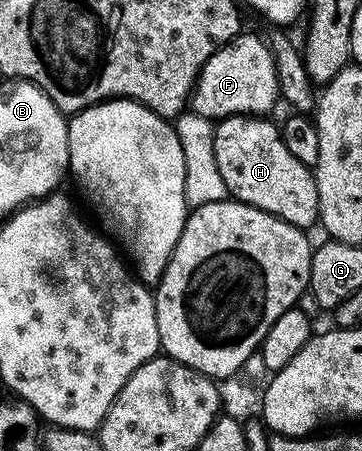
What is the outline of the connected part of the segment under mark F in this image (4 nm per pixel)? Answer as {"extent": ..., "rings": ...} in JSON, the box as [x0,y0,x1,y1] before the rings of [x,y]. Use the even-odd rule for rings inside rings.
{"extent":[192,31,279,123],"rings":[[[242,31],[234,41],[228,41],[207,63],[203,63],[201,73],[193,88],[192,112],[203,115],[216,123],[227,117],[238,115],[269,115],[279,105],[279,75],[275,69],[275,59],[264,36]]]}

